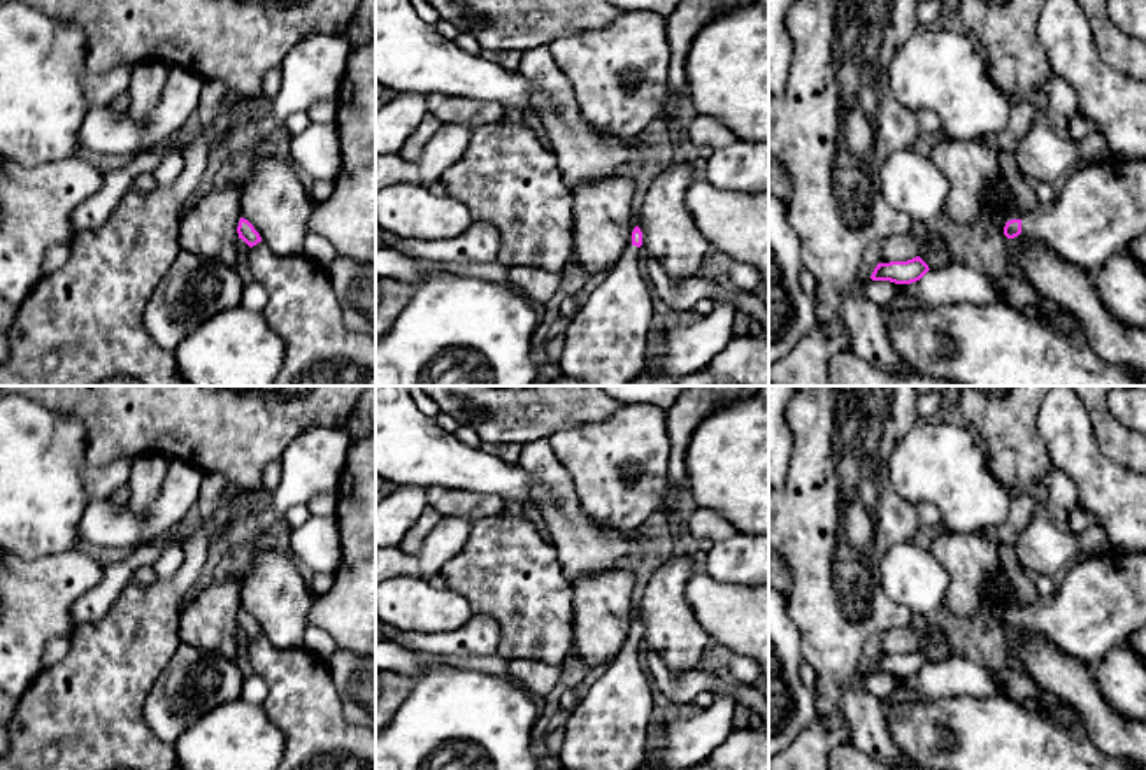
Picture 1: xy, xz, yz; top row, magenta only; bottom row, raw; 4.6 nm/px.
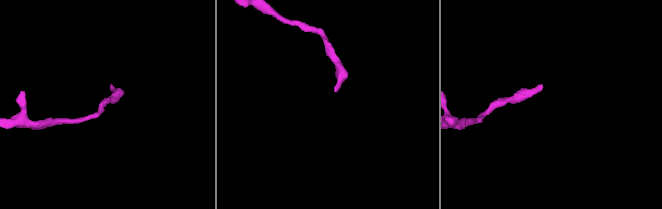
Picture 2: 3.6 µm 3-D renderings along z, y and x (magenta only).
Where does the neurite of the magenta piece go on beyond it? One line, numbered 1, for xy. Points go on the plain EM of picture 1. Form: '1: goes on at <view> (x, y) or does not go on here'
1: does not go on here

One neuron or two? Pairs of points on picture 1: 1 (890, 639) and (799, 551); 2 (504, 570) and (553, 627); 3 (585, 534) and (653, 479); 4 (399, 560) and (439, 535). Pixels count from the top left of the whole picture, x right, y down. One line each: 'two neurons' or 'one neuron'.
1: two neurons
2: one neuron
3: two neurons
4: one neuron

